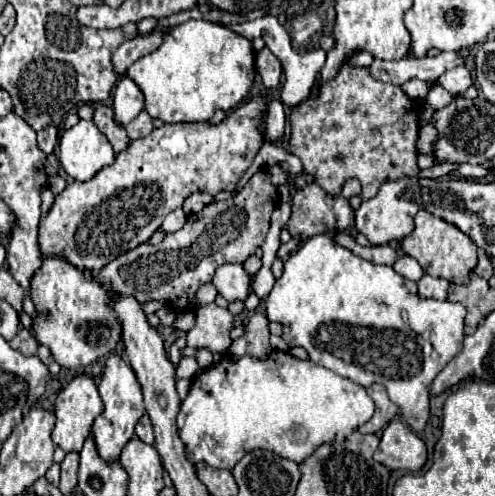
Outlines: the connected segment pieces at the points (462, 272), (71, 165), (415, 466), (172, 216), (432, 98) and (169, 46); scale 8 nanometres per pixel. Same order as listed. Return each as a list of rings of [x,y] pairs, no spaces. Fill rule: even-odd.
[[[420,210],[414,222],[416,222],[416,228],[408,236],[404,236],[404,240],[400,242],[400,250],[416,258],[426,274],[434,278],[444,278],[452,284],[466,284],[470,272],[476,266],[476,244],[456,226],[444,222],[442,218],[432,216],[426,210]]]
[[[88,120],[64,130],[58,160],[74,180],[90,180],[104,166],[114,162],[114,150],[104,134]]]
[[[392,420],[380,440],[374,460],[388,470],[418,472],[426,464],[426,444],[400,420]]]
[[[182,208],[170,212],[170,214],[164,218],[164,222],[162,222],[162,232],[164,232],[164,234],[172,234],[172,232],[180,230],[180,228],[184,226],[184,220],[186,220],[186,214],[184,214]]]
[[[440,84],[438,86],[434,86],[434,88],[430,88],[430,92],[428,92],[428,98],[426,98],[426,102],[434,108],[434,110],[440,110],[440,108],[444,108],[446,106],[446,102],[450,104],[454,100],[454,96],[450,94],[450,92],[446,92]]]
[[[188,20],[172,28],[156,52],[142,56],[126,72],[144,94],[144,110],[168,124],[206,122],[216,110],[236,108],[248,98],[254,74],[252,42],[208,20]]]

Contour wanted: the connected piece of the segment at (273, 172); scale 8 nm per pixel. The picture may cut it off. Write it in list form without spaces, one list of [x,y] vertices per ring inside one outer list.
[[[274,165],[267,168],[266,172],[269,179],[276,187],[286,184],[286,174],[279,165]]]

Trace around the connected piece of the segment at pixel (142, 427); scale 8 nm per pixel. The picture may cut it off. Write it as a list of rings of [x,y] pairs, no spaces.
[[[144,414],[138,424],[136,424],[136,436],[140,440],[144,440],[146,444],[154,444],[154,432],[152,432],[152,422],[148,418],[148,414]]]

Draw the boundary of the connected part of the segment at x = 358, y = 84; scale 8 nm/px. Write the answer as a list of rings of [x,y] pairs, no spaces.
[[[344,64],[336,78],[332,78],[322,90],[316,100],[308,98],[304,104],[296,106],[290,114],[290,152],[302,160],[304,172],[314,176],[314,182],[328,194],[328,196],[340,196],[340,188],[346,180],[356,178],[362,184],[362,200],[370,200],[376,196],[376,190],[380,188],[380,182],[384,180],[396,180],[404,174],[414,176],[420,172],[416,158],[416,140],[420,130],[420,110],[424,102],[408,98],[400,86],[384,84],[380,80],[372,80],[368,68],[364,66],[350,66]]]

